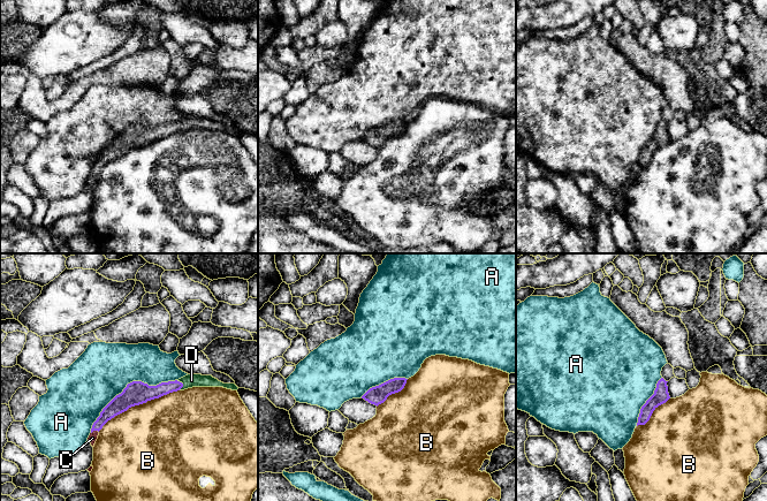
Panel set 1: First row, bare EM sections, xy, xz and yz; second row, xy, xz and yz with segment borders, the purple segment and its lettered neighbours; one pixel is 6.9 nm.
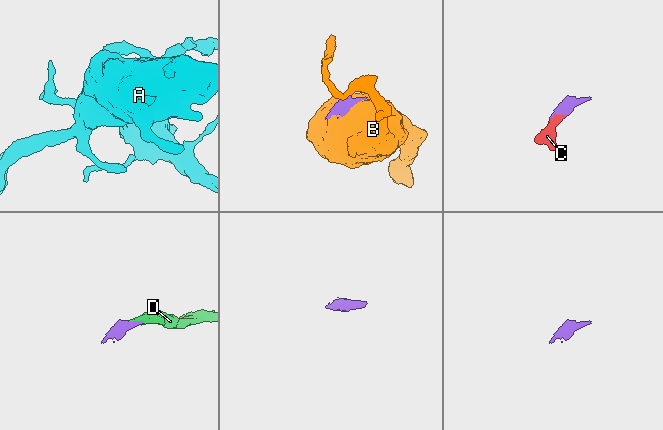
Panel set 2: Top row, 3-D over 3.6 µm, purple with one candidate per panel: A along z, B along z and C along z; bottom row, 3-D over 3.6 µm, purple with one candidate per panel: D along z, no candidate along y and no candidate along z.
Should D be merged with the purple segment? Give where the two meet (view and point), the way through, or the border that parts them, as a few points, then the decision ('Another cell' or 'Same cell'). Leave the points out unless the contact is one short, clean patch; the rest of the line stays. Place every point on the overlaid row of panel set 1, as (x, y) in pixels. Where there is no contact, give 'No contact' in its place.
Touches purple at xy (182, 384). Path across: xy (147, 393), (182, 384), (191, 380). Same cell

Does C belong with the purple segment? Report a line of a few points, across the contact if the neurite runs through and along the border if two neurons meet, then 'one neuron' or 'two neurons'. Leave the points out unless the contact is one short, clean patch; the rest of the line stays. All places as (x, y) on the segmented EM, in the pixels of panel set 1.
line xy (119, 404), (95, 430), (92, 438); one neuron

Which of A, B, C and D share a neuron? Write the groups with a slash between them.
A / B / C D

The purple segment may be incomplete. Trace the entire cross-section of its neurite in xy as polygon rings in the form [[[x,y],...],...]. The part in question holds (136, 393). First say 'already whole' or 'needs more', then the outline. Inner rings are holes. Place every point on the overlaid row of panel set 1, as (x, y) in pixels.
needs more; [[[190,373],[179,380],[161,382],[157,386],[149,386],[142,381],[132,381],[127,385],[123,392],[116,395],[100,412],[100,416],[93,423],[88,441],[94,447],[99,431],[115,416],[127,411],[129,408],[146,403],[147,401],[159,398],[173,392],[184,390],[192,387],[223,387],[237,390],[235,384],[223,384],[212,375],[202,375]]]

